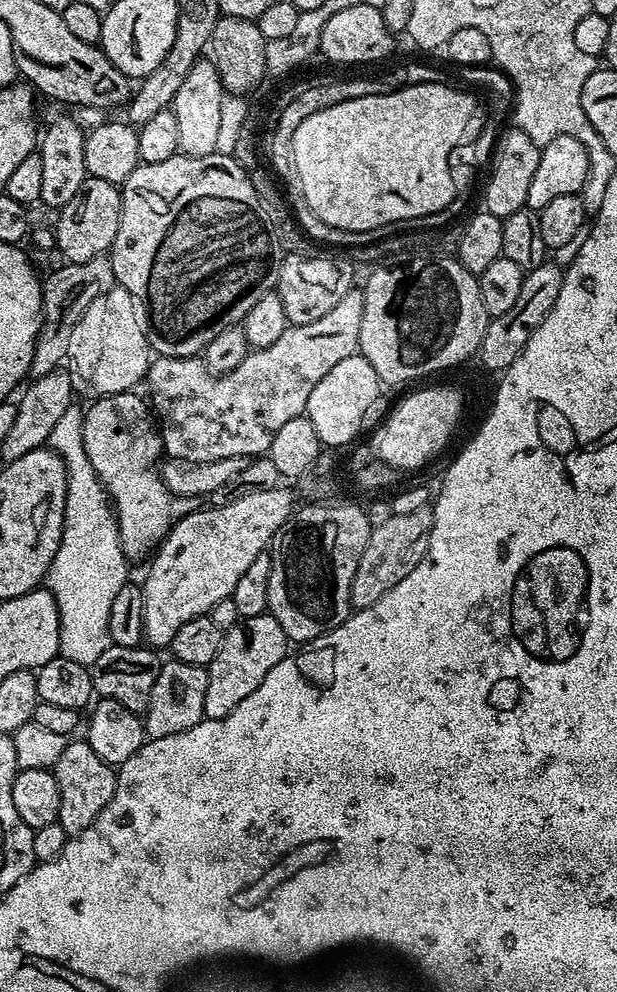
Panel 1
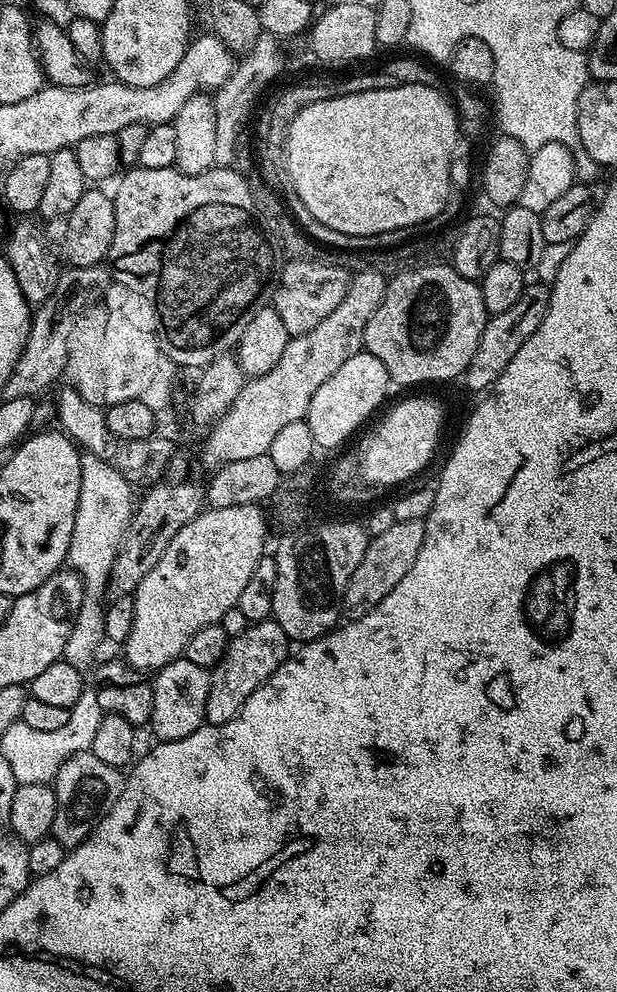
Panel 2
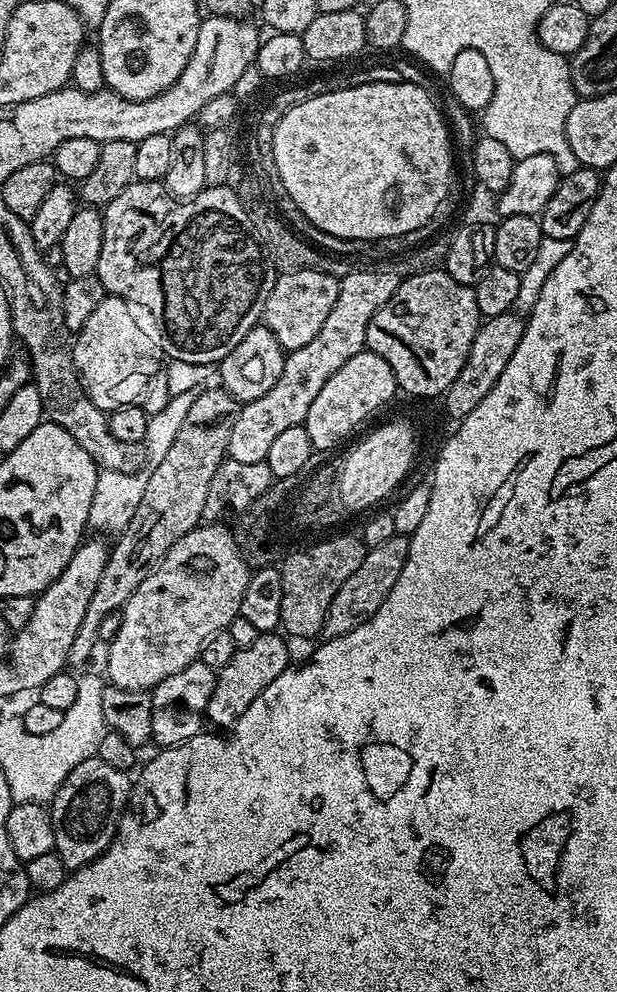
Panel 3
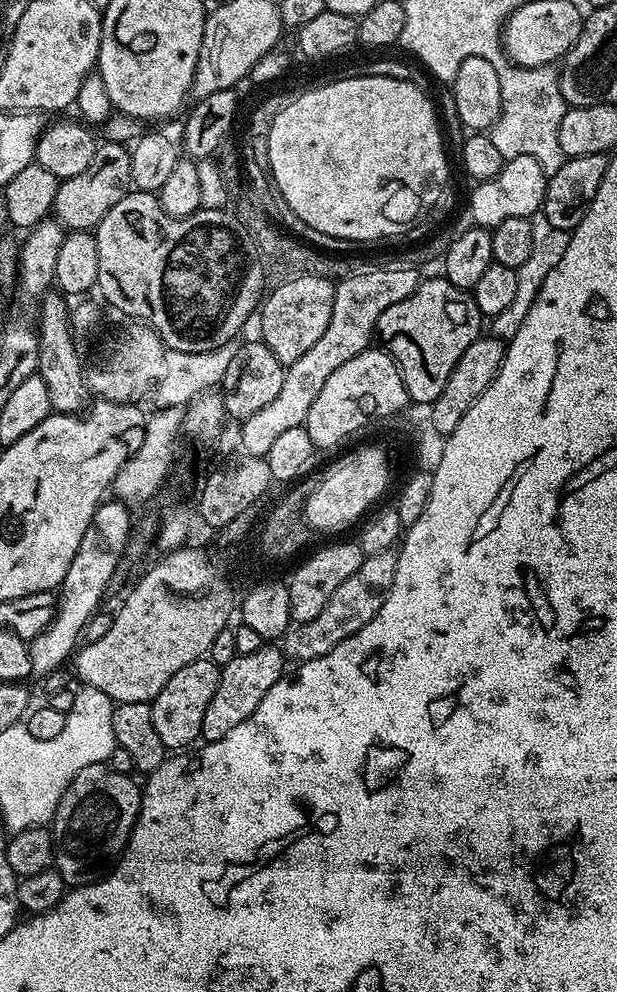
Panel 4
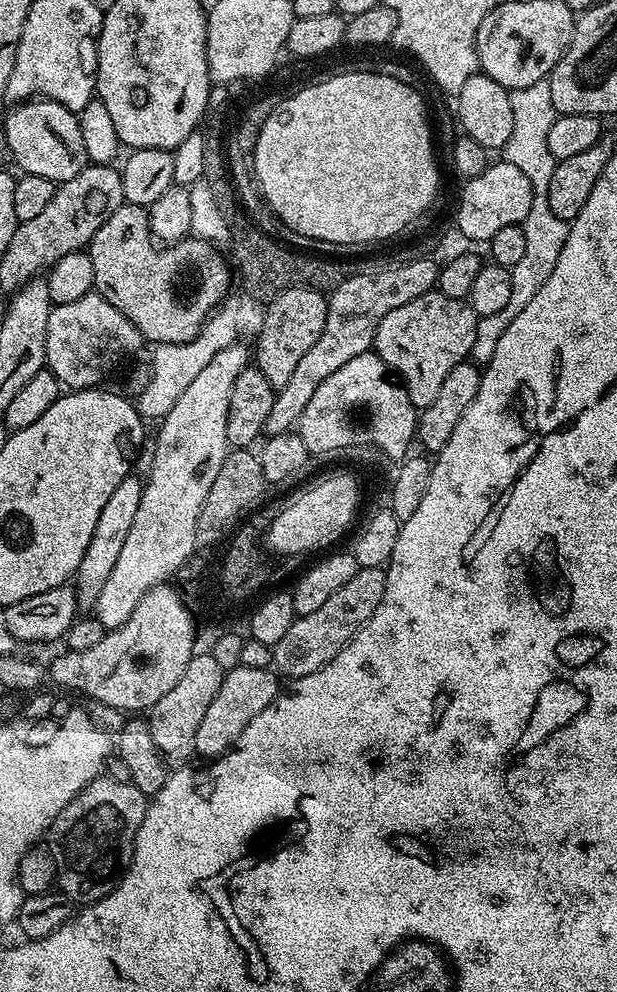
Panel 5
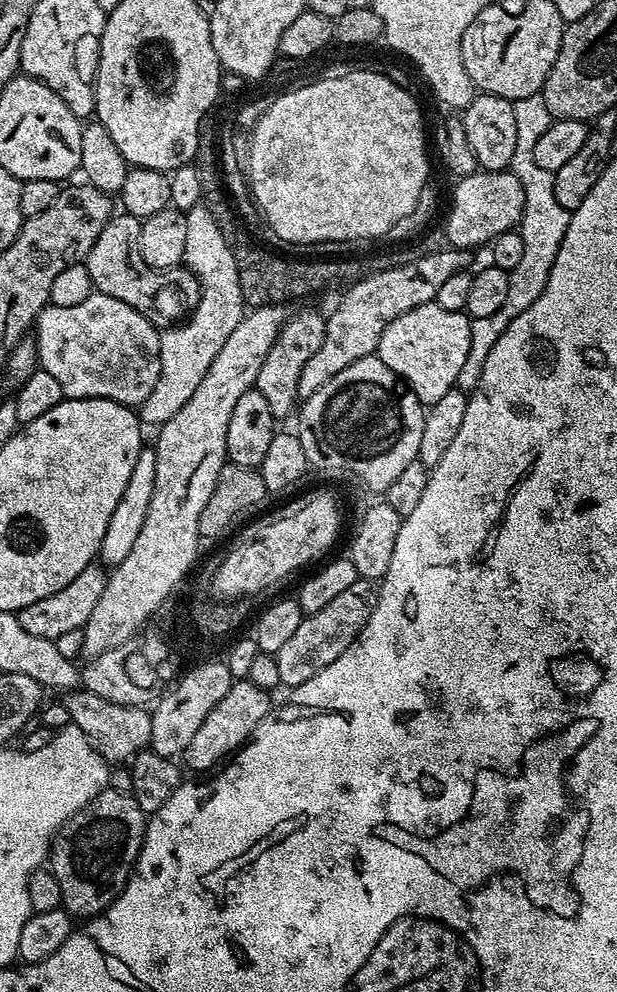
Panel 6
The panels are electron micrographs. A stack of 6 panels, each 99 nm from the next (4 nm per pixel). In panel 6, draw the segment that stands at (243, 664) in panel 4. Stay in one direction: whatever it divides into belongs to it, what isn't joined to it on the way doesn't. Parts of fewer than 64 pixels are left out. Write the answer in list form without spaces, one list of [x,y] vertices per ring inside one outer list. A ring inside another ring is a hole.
[[[246,678],[232,683],[230,690],[226,690],[222,702],[218,702],[218,706],[214,706],[214,710],[206,714],[206,722],[202,722],[201,728],[194,733],[190,746],[186,746],[186,750],[182,753],[183,763],[185,765],[188,763],[196,772],[207,773],[221,762],[227,761],[233,753],[247,744],[258,722],[268,717],[274,707],[272,698],[269,692],[254,686],[254,682]]]

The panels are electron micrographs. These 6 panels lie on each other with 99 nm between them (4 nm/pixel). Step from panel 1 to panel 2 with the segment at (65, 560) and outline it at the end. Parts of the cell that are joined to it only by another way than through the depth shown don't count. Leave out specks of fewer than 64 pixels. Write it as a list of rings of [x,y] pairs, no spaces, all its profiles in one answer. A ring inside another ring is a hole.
[[[84,452],[80,458],[80,493],[78,494],[78,514],[74,514],[74,534],[70,538],[70,550],[66,561],[71,571],[84,580],[84,601],[74,614],[72,633],[64,647],[62,659],[70,662],[79,672],[87,673],[97,663],[96,655],[104,639],[104,608],[100,604],[100,592],[108,587],[110,566],[114,566],[114,554],[132,521],[134,486],[118,470],[94,454]]]

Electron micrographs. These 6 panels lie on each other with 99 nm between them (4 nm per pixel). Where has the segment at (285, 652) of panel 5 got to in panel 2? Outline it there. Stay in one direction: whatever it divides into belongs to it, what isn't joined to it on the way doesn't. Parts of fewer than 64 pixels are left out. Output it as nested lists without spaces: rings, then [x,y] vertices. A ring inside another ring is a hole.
[[[397,520],[390,530],[371,537],[366,546],[366,554],[362,554],[362,562],[358,562],[358,570],[350,574],[350,582],[344,591],[344,597],[340,603],[340,610],[345,621],[362,618],[362,614],[370,614],[402,578],[414,561],[418,559],[418,550],[422,550],[422,538],[424,537],[424,521],[402,522]]]

